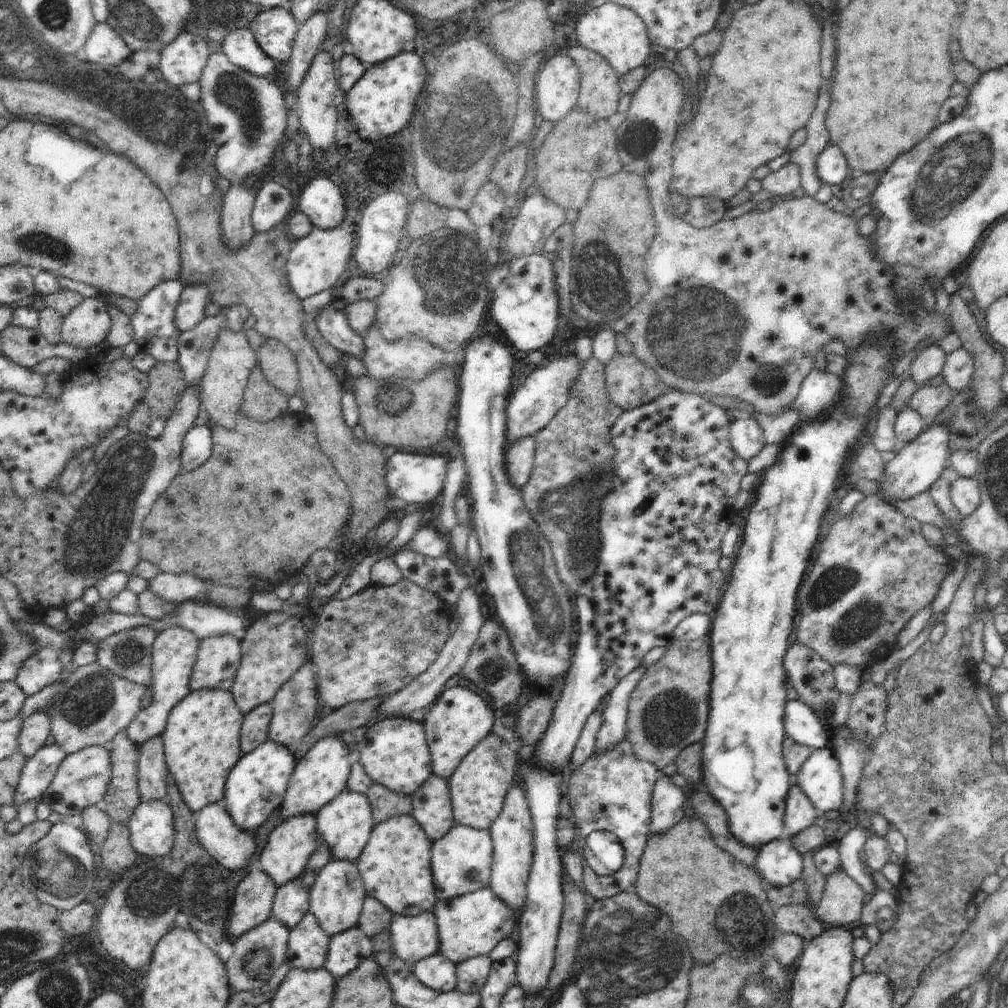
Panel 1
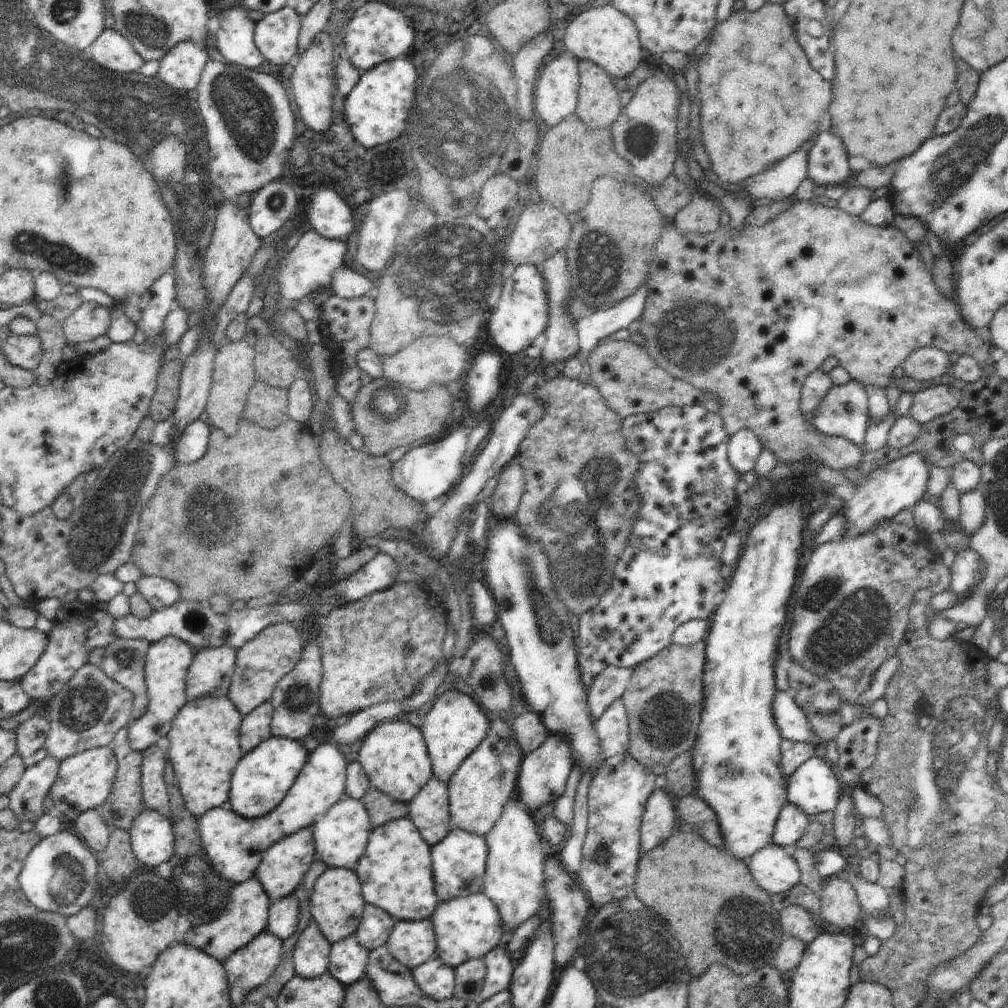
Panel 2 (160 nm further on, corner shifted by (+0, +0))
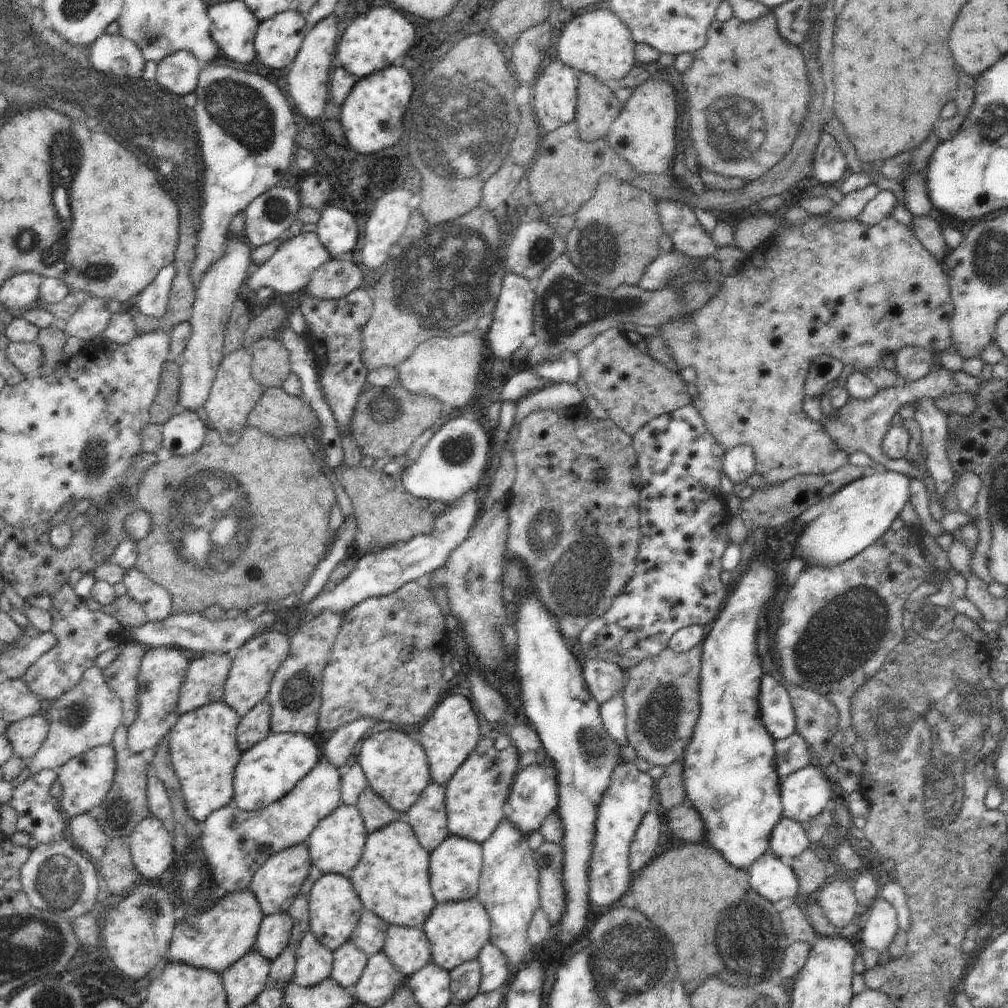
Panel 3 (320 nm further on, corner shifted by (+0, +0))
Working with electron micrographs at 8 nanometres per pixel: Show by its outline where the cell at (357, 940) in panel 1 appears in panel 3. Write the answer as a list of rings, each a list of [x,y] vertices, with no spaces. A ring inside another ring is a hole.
[[[348,940],[333,952],[331,977],[342,988],[351,991],[360,980],[368,959],[369,956],[363,950]]]

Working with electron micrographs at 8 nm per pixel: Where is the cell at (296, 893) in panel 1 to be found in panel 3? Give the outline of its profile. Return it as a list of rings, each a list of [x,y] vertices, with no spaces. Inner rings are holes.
[[[287,912],[264,917],[253,950],[273,961],[286,948],[293,928],[293,922]]]

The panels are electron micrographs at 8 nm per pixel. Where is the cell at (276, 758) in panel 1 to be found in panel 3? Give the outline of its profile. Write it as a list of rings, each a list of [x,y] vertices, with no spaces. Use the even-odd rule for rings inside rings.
[[[270,733],[252,748],[242,753],[235,768],[233,797],[230,806],[243,811],[266,808],[286,796],[323,758],[315,737],[306,733]]]

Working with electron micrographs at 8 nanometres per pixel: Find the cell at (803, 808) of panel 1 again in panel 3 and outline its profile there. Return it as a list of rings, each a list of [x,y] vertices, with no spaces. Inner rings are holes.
[[[782,817],[774,827],[769,849],[780,860],[792,861],[810,846],[810,839],[799,822]]]

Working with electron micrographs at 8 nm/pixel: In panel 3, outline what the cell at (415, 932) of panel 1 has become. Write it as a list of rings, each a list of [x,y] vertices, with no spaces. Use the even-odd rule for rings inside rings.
[[[390,925],[381,952],[408,979],[431,962],[432,946],[421,928]]]

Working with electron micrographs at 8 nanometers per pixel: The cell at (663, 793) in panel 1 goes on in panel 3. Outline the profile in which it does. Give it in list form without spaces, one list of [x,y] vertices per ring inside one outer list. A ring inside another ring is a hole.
[[[651,808],[640,821],[629,844],[629,867],[632,873],[644,869],[655,858],[662,823],[664,816],[655,808]]]

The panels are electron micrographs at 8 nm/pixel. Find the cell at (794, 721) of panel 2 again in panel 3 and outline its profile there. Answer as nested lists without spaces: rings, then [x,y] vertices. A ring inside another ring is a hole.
[[[766,674],[762,678],[759,695],[760,719],[766,731],[772,736],[772,739],[784,739],[791,736],[795,731],[795,713],[791,704],[788,689],[786,685],[779,684]]]

